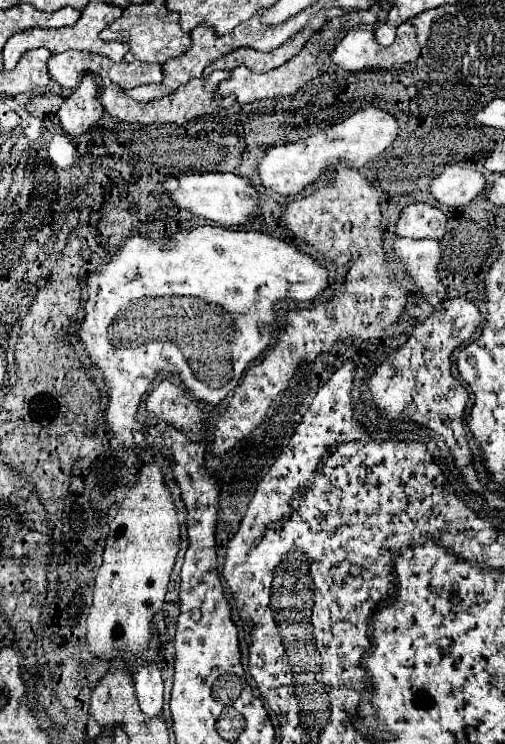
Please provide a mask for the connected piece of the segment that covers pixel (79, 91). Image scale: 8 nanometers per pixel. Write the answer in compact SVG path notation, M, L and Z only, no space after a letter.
M90 73L82 77L78 87L72 91L70 97L66 97L60 105L58 117L62 121L62 129L68 135L84 135L88 133L94 123L102 117L104 107L98 99L98 85L92 79Z

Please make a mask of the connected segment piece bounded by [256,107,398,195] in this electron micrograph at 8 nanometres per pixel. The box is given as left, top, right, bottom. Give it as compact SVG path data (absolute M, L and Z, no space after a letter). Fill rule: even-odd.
M376 107L360 109L352 117L344 119L342 123L320 131L316 135L310 135L300 141L284 143L278 147L270 147L264 157L258 161L258 177L262 181L262 187L272 189L280 195L298 195L304 191L306 185L316 181L320 175L328 173L324 169L336 165L338 161L346 161L352 167L362 167L368 161L376 159L384 149L388 149L398 133L396 119Z

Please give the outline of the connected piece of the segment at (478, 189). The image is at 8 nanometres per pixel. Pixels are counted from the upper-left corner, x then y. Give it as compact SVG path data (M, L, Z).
M446 167L432 183L430 193L434 199L448 207L468 205L476 195L484 193L486 177L480 171L464 167Z

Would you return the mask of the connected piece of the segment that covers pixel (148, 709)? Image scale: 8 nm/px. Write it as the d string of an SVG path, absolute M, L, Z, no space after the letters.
M146 663L134 673L134 689L136 689L136 699L142 713L150 719L160 717L162 703L164 703L162 701L164 685L162 685L160 671L154 663Z

